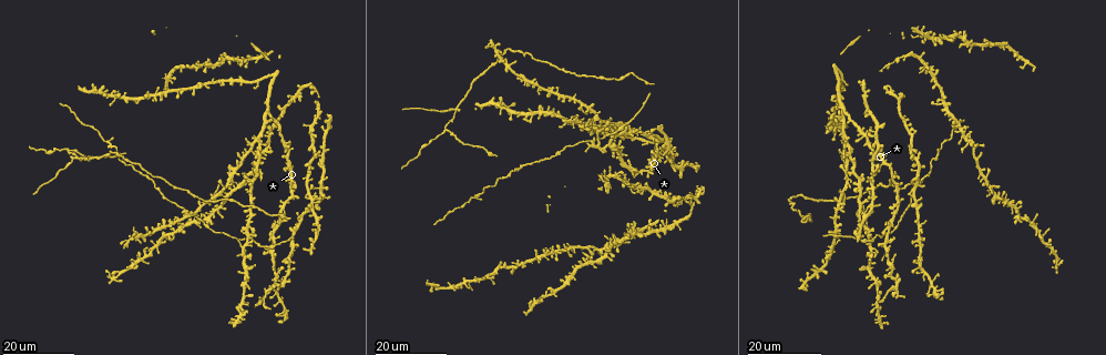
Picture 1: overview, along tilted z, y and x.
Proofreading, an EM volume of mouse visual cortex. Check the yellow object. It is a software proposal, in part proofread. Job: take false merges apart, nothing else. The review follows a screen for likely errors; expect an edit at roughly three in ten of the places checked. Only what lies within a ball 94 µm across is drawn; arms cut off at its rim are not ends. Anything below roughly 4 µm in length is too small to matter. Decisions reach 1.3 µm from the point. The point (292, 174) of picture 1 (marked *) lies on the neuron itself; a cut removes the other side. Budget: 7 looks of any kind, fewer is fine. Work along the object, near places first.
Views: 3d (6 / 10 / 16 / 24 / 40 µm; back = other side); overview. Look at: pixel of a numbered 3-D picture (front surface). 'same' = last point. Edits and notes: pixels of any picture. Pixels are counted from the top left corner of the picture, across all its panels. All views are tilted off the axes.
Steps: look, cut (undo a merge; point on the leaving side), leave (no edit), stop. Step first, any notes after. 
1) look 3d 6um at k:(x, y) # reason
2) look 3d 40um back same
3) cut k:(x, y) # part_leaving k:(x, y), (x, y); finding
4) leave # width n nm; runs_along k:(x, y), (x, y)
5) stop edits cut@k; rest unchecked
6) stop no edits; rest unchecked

look 3d 24um at 1:(599, 145) # looks like a crossing

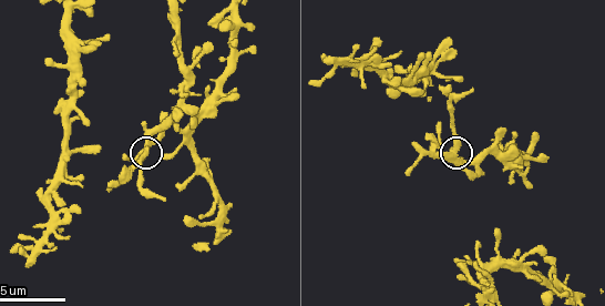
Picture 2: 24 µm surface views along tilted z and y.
look 3d 10um at 2:(449, 156) # closer look

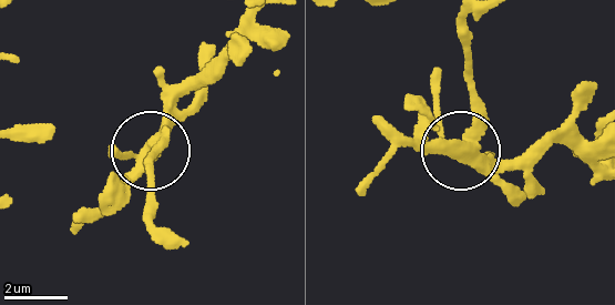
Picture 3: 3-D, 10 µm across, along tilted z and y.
look 3d 10um back at 3:(465, 146)

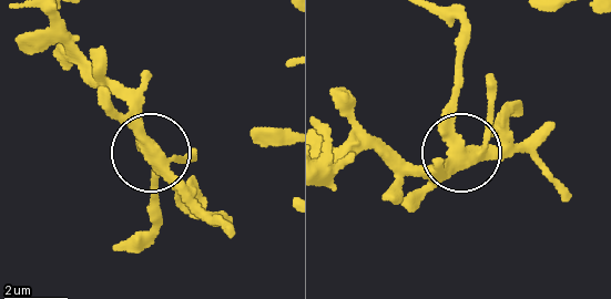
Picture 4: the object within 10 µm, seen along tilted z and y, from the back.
cut 4:(457, 96) # width 380 nm; part_leaving 4:(454, 135), (465, 30), (440, 17); two neurons meet here

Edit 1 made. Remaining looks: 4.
look 3d 16um at 1:(454, 107) # four or more arms meet

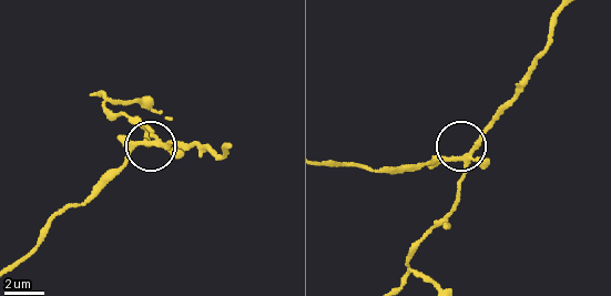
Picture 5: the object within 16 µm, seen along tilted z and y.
look 3d 6um at 5:(459, 158)

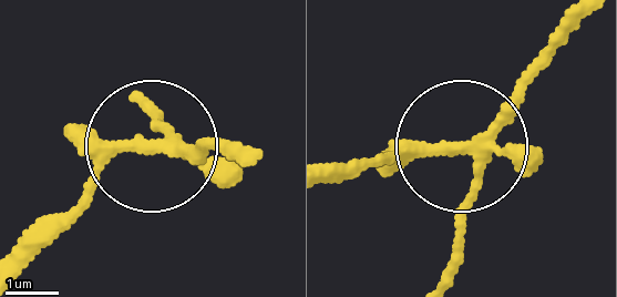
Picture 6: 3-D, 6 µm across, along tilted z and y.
look 3d 6um back at 6:(153, 146)

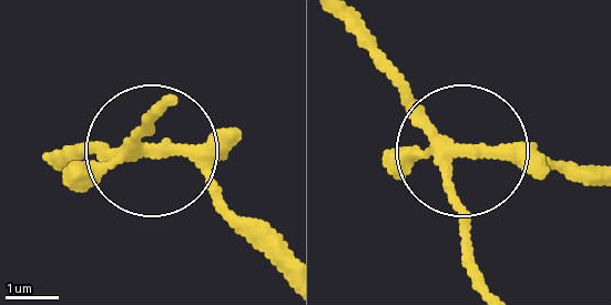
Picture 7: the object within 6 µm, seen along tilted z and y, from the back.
leave # arms 4; runs_along 7:(347, 18), (455, 141), (597, 164); all the same neuron

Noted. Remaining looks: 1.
stop edits cut@4; rest unchecked

